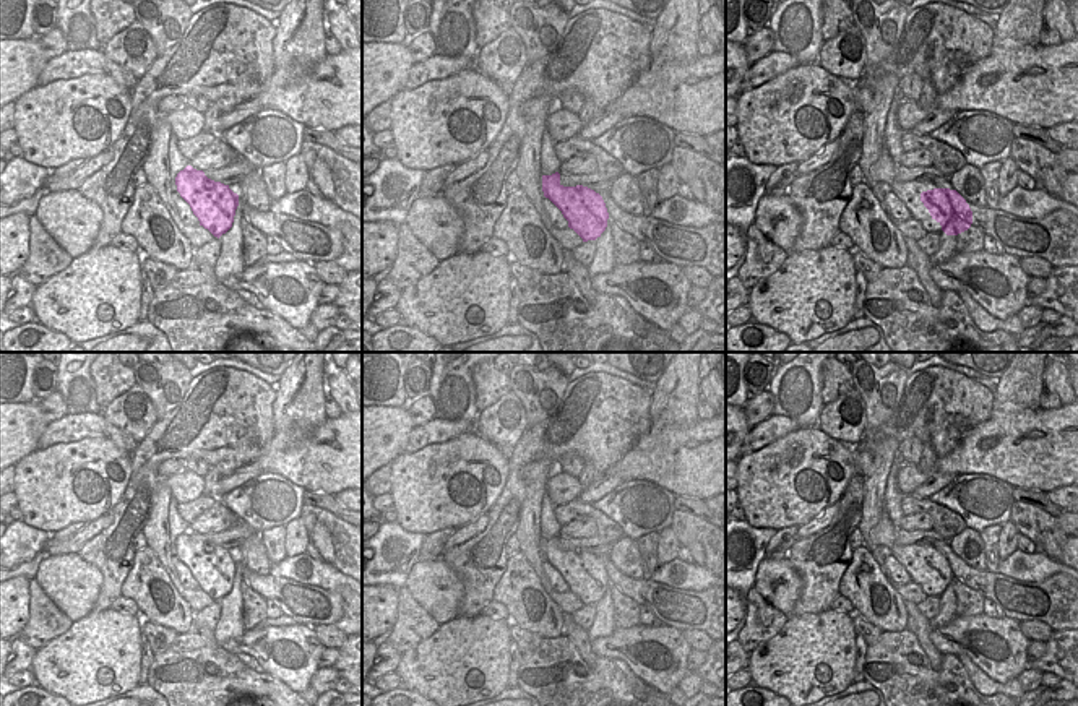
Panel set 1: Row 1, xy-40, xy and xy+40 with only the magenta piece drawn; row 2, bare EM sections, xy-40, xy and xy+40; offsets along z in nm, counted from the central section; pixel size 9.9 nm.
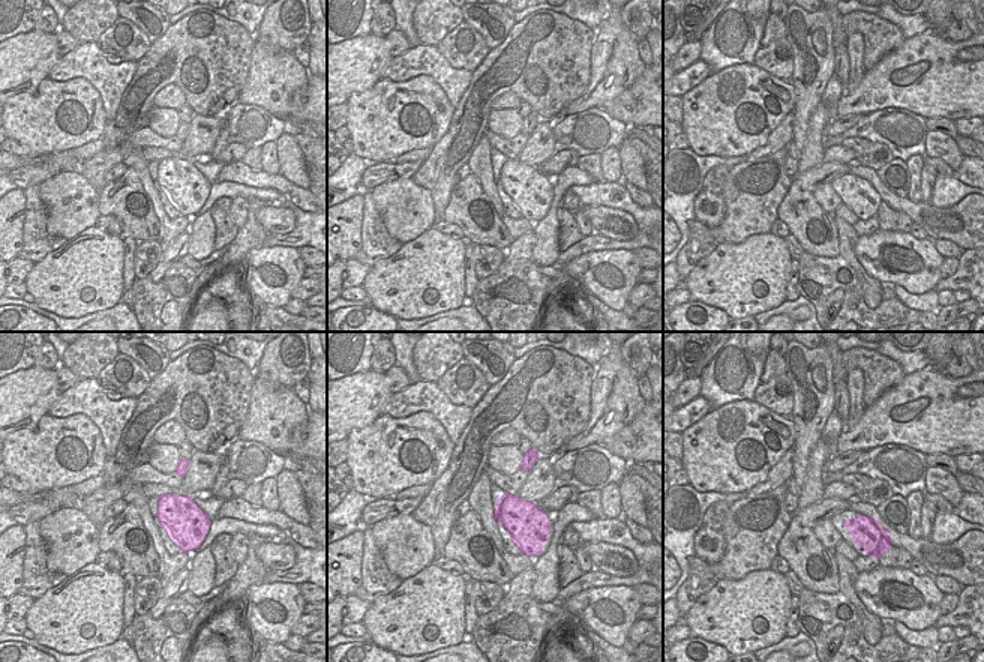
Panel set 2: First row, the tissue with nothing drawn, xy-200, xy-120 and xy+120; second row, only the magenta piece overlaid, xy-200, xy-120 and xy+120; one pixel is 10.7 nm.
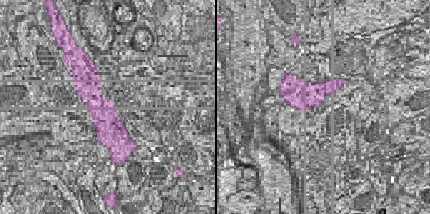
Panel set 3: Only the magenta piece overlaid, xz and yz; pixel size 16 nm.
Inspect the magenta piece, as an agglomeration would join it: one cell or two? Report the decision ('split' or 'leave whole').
leave whole

